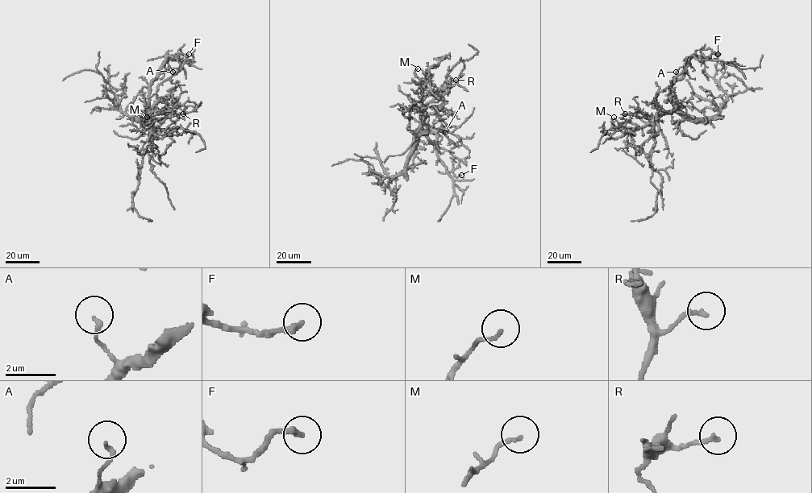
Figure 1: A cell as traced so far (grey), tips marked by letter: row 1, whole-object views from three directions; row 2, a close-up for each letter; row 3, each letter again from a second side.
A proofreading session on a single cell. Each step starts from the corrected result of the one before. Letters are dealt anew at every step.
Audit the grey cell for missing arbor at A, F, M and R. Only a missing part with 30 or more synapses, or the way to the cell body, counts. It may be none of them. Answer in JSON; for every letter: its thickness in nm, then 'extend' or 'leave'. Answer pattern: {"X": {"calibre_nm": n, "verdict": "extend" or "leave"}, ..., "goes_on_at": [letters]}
{"A": {"calibre_nm": 140, "verdict": "leave"}, "F": {"calibre_nm": 240, "verdict": "leave"}, "M": {"calibre_nm": 130, "verdict": "leave"}, "R": {"calibre_nm": 180, "verdict": "leave"}, "goes_on_at": []}

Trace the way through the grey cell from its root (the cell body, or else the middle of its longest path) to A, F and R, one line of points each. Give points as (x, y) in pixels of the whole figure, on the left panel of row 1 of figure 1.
A: (148, 110), (156, 101), (156, 87), (172, 72)
F: (148, 110), (148, 86), (157, 76), (161, 64), (169, 55), (186, 60), (187, 57), (181, 53), (189, 54)
R: (148, 110), (152, 121), (183, 113)

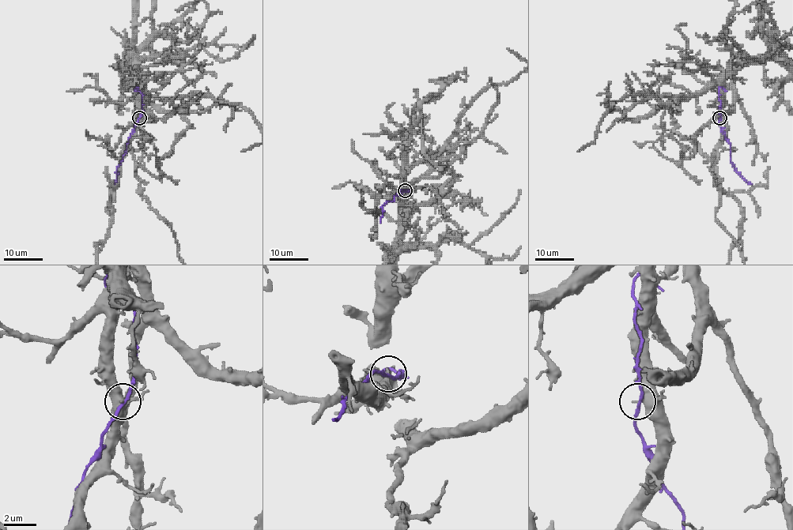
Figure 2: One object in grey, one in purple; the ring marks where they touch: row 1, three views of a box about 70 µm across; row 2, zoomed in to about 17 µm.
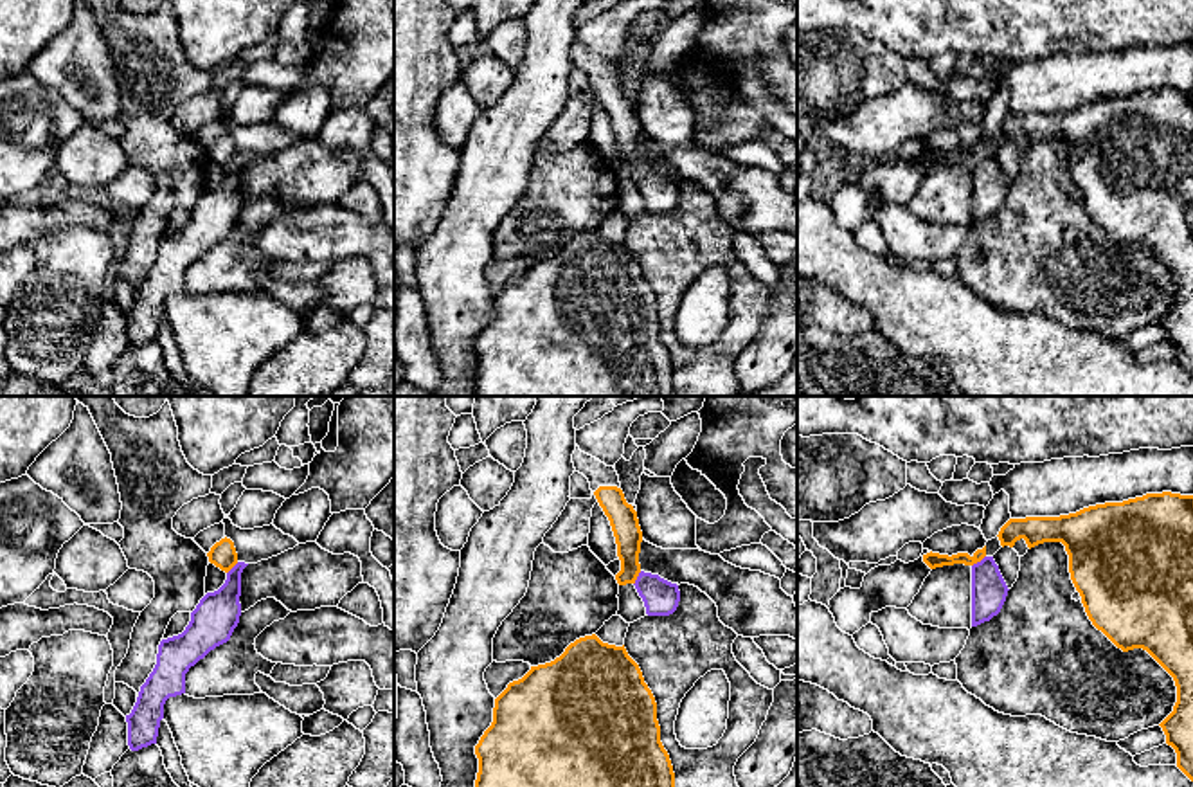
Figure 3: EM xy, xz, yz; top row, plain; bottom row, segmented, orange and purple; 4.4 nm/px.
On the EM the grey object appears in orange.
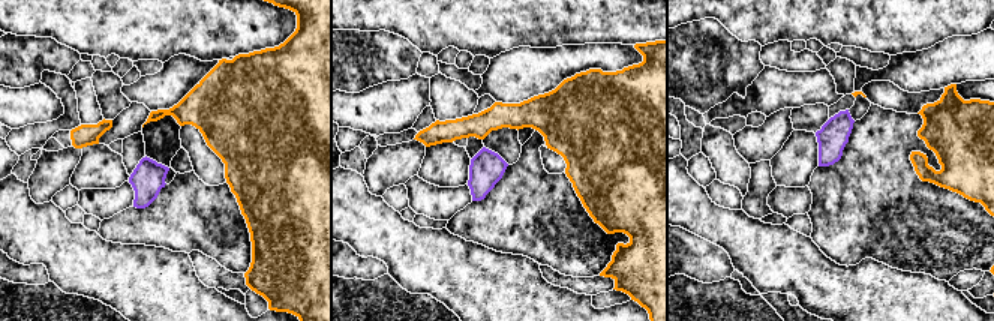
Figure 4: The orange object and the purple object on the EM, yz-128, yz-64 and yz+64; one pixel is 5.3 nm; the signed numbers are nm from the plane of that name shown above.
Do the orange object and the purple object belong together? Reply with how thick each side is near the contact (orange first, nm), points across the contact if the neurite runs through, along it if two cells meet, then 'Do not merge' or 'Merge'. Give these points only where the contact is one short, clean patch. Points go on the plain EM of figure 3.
Thickness 70 nm (orange) against 160 nm. Boundary: yz (985, 152), (972, 162). Do not merge

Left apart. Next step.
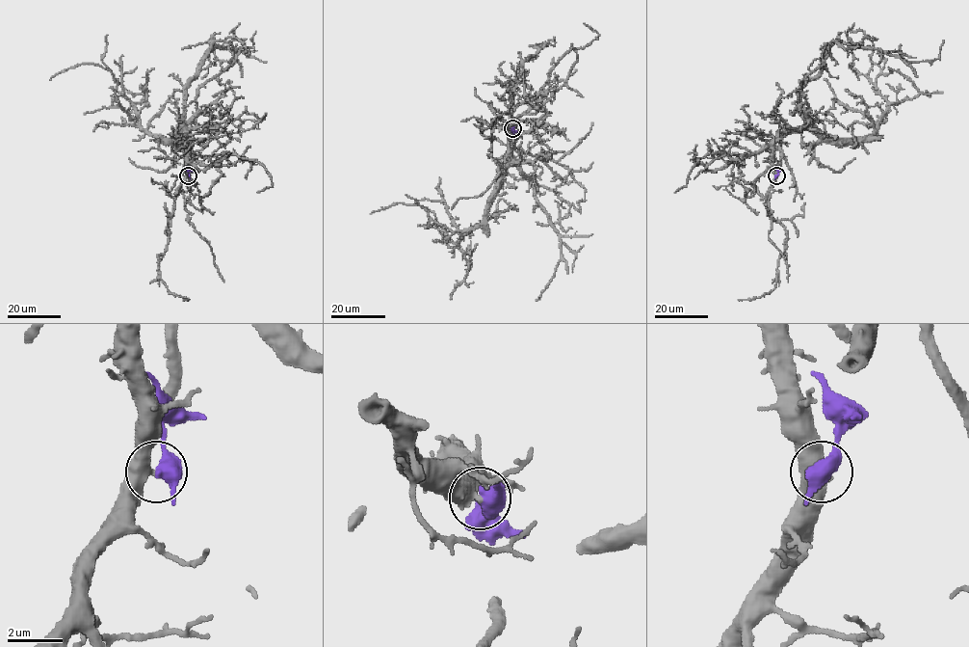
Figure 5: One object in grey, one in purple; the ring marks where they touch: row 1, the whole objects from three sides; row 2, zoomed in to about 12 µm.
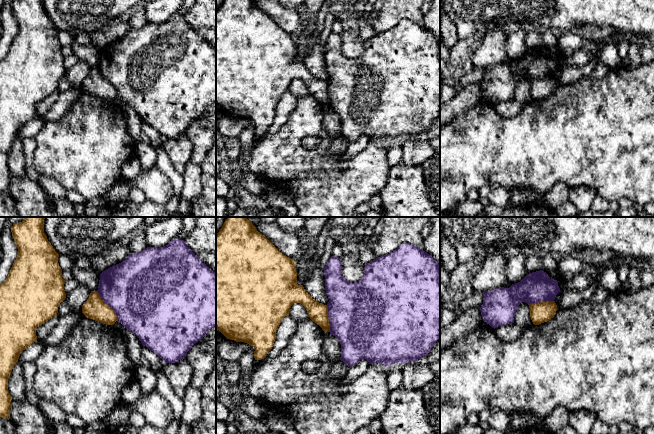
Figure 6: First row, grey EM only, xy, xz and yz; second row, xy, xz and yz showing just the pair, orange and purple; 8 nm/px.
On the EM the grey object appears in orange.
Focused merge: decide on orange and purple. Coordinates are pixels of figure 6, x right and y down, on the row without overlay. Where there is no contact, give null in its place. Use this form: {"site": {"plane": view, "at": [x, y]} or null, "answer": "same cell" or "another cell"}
{"site": {"plane": "xy", "at": [107, 81]}, "answer": "another cell"}

